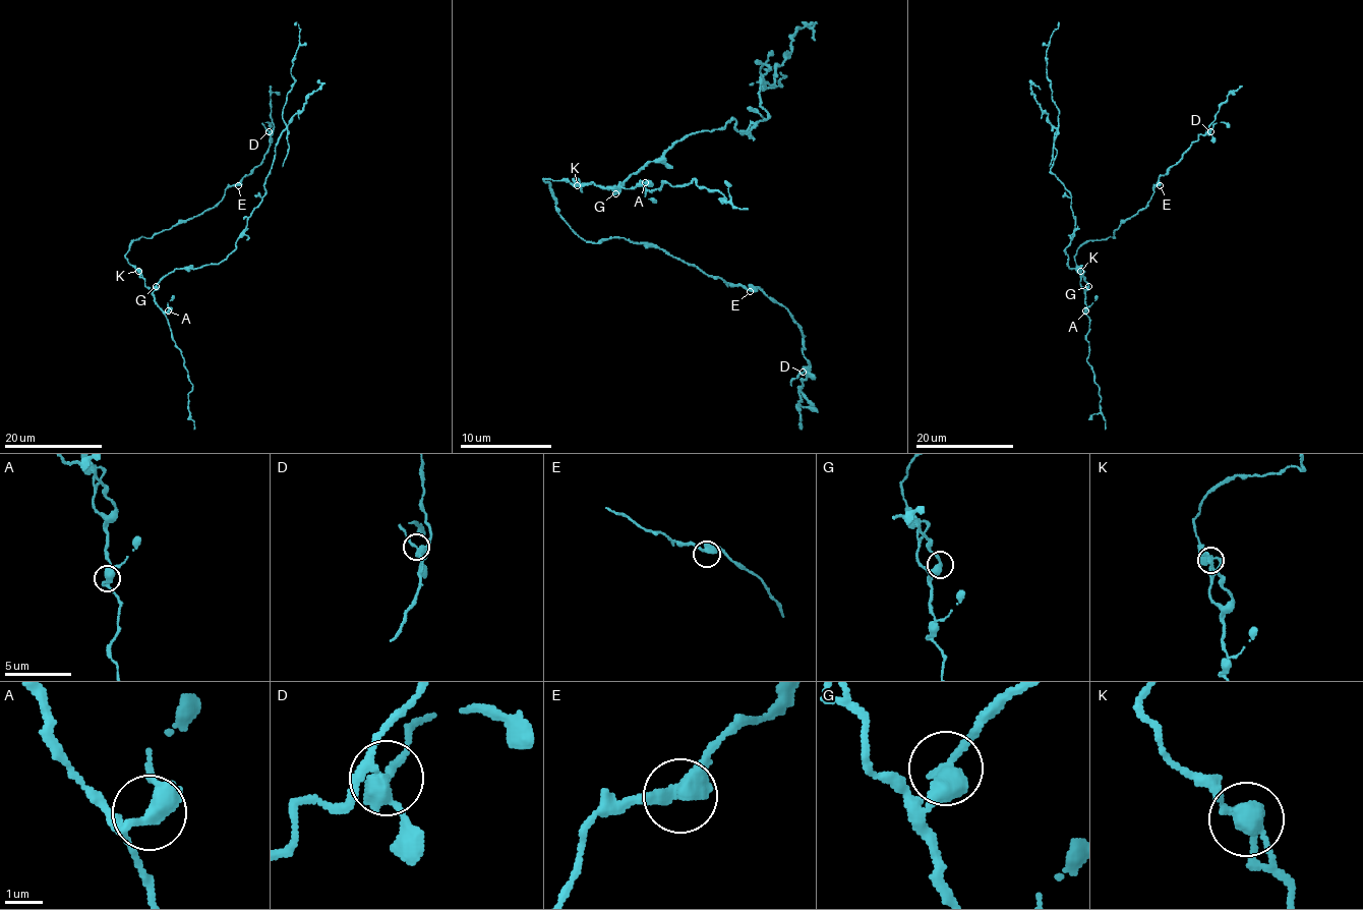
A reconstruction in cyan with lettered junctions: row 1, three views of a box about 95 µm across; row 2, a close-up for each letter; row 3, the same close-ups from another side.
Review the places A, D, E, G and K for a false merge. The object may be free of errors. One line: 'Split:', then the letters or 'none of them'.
Split: G

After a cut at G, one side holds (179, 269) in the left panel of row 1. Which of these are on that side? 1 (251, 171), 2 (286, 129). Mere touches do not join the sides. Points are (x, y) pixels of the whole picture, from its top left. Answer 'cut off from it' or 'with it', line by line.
1: cut off from it
2: with it

